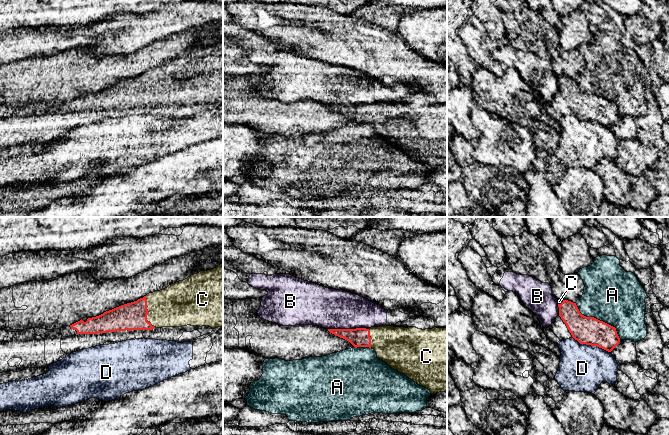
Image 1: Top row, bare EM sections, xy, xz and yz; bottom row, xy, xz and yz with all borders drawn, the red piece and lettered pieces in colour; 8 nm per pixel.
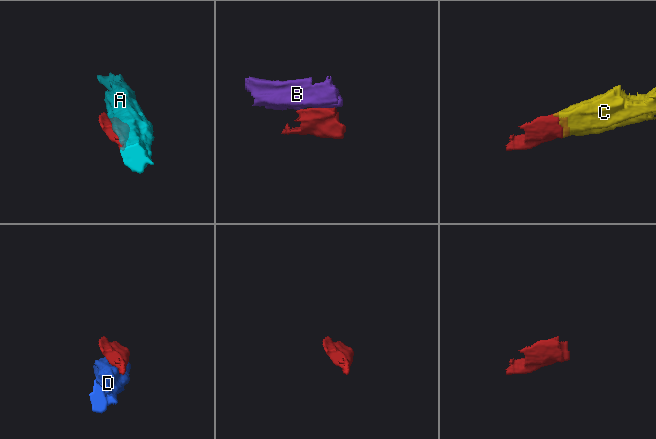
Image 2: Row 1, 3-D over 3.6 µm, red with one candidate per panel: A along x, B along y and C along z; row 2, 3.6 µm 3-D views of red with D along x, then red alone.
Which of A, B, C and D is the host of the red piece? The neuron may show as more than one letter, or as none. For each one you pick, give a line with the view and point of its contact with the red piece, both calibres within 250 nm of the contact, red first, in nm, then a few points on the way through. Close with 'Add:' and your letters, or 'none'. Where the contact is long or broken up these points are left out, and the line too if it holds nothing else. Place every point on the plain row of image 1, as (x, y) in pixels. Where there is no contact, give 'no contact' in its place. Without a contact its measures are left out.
C: xy (148, 88) | 220/340 nm
Add: C

